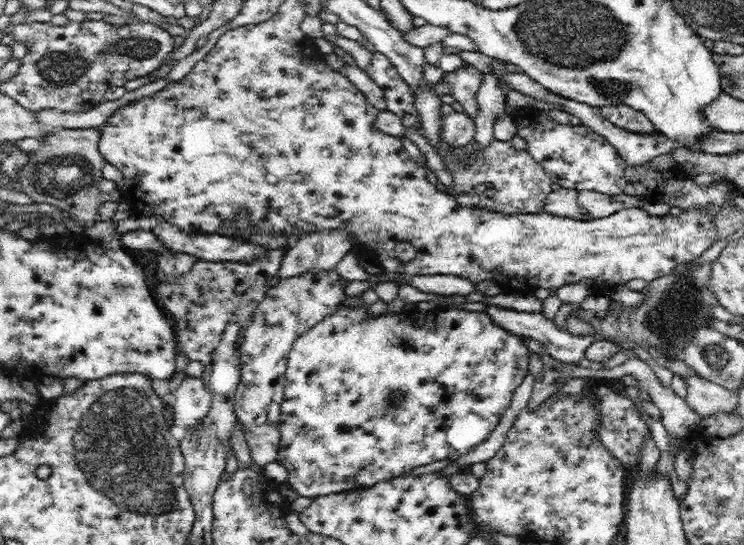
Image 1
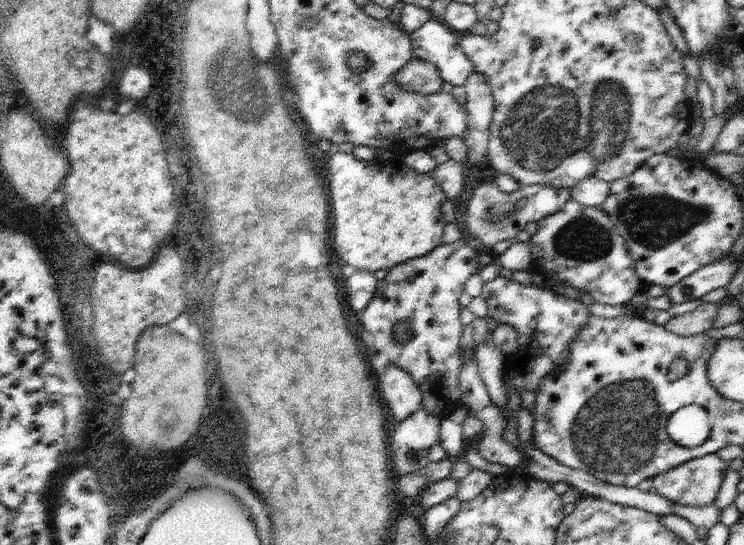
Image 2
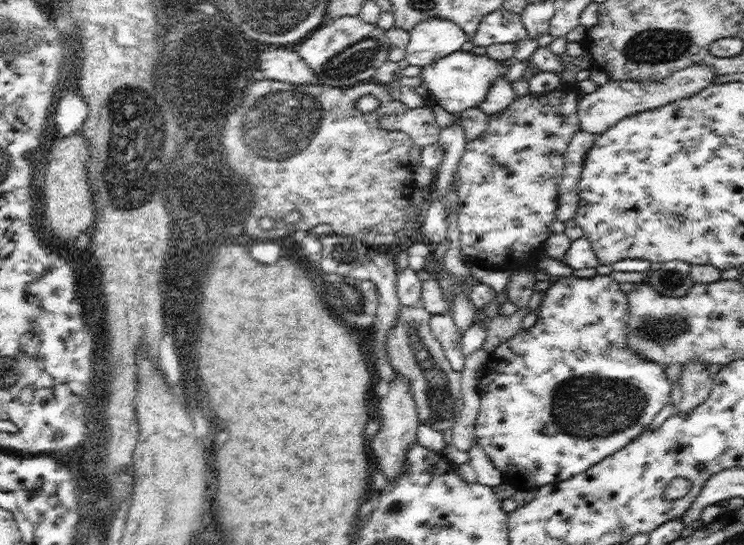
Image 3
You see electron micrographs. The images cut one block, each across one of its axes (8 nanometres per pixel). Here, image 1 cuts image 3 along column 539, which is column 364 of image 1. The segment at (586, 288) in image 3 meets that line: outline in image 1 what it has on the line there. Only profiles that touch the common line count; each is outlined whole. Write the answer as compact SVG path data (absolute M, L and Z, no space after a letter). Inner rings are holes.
M348 296L346 304L342 304L336 312L328 314L328 318L314 324L306 334L302 334L294 348L288 354L288 370L286 370L286 384L284 384L284 402L280 412L280 450L278 450L278 464L288 470L290 486L296 490L298 496L304 498L318 498L328 494L340 494L350 490L360 490L378 484L380 480L390 480L402 474L410 474L420 466L428 466L432 462L450 460L456 462L458 458L466 456L478 444L488 440L494 428L500 424L500 418L512 406L512 396L516 388L520 388L522 380L530 374L530 346L526 340L504 330L502 326L494 324L486 312L474 312L464 308L438 308L438 306L422 306L412 304L412 308L402 310L398 314L368 314L370 306L362 302L362 296Z

